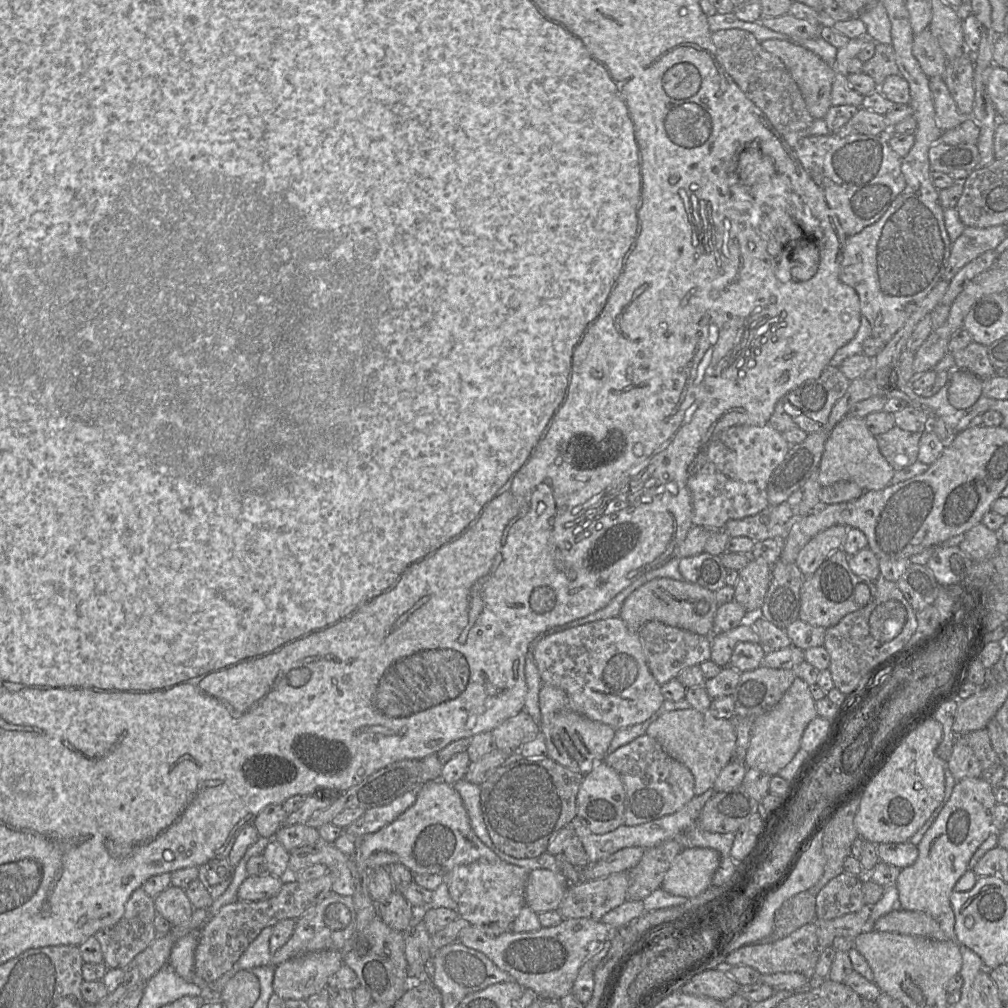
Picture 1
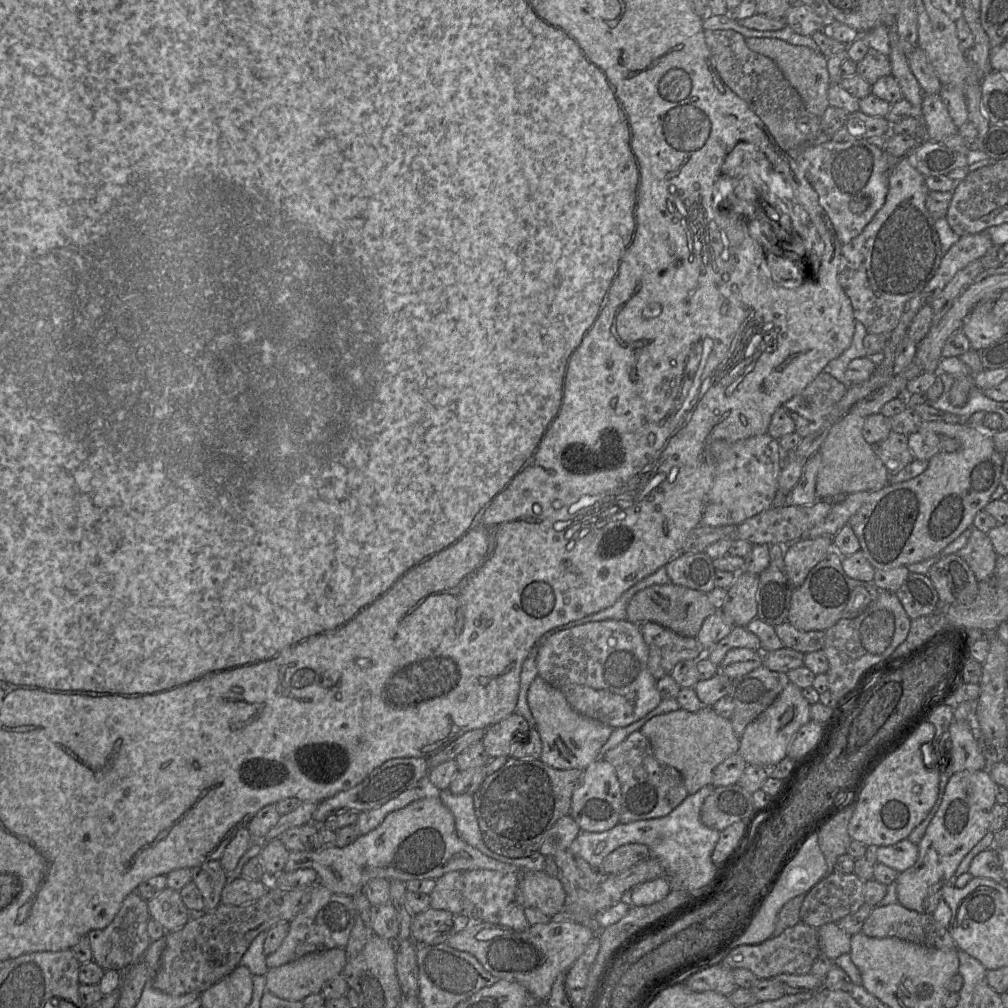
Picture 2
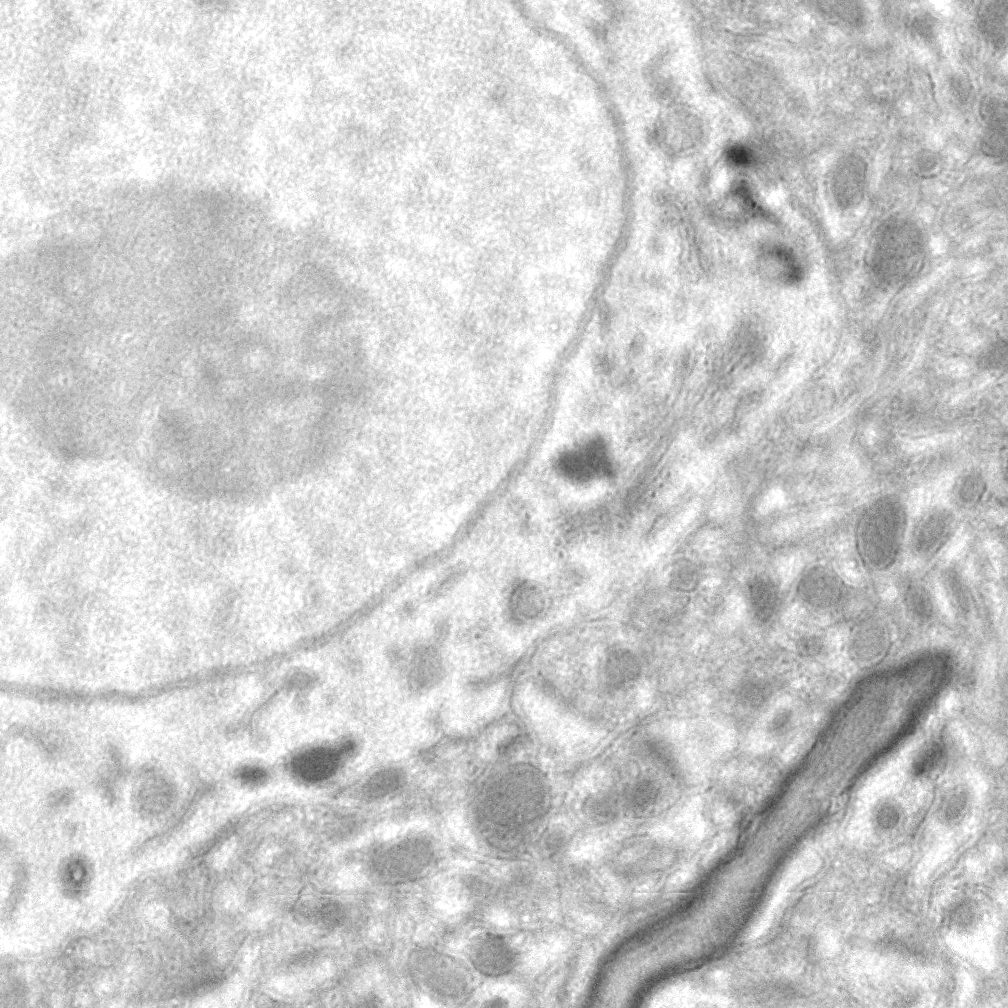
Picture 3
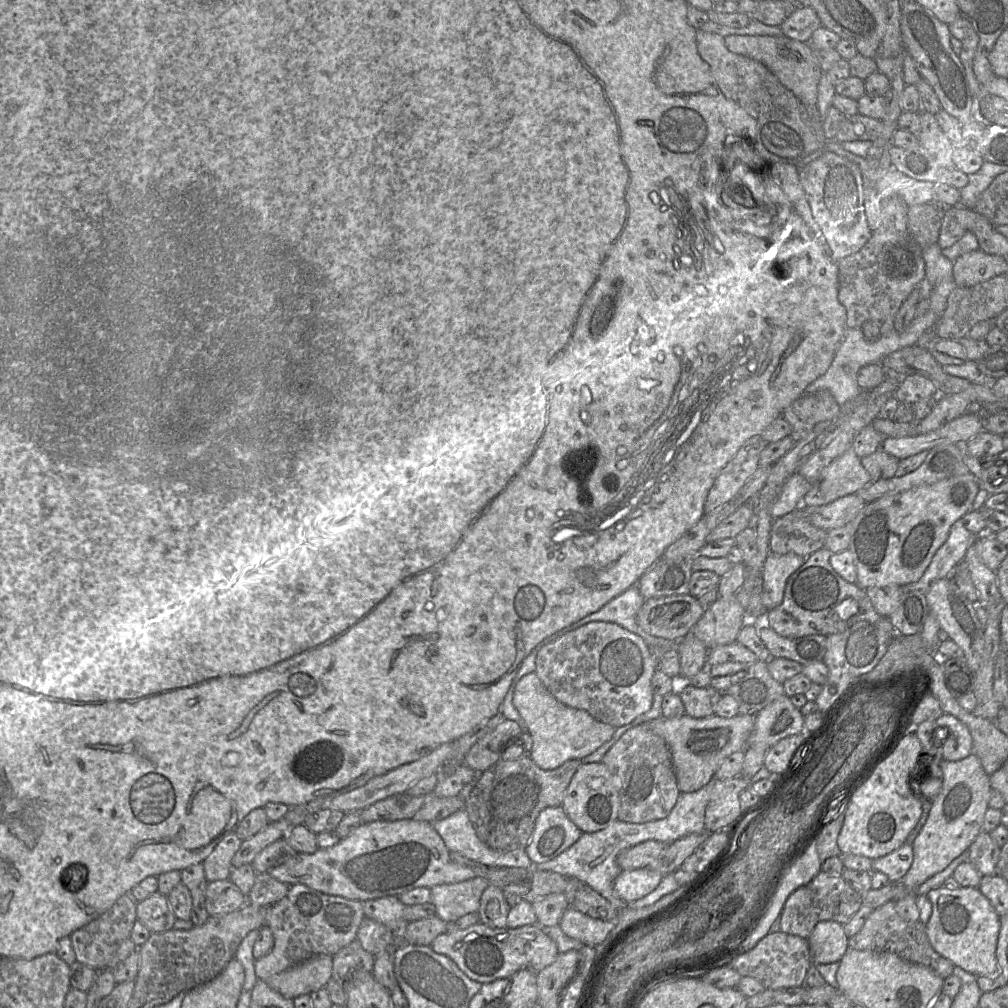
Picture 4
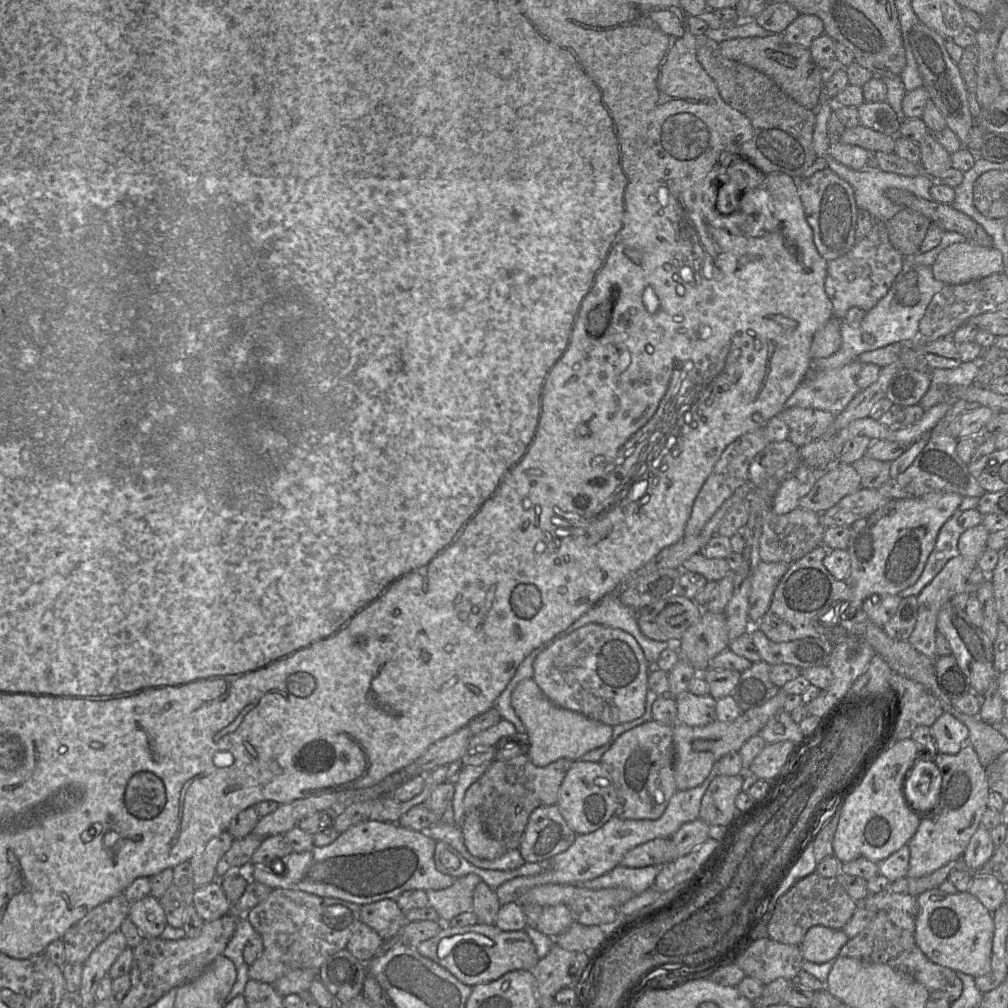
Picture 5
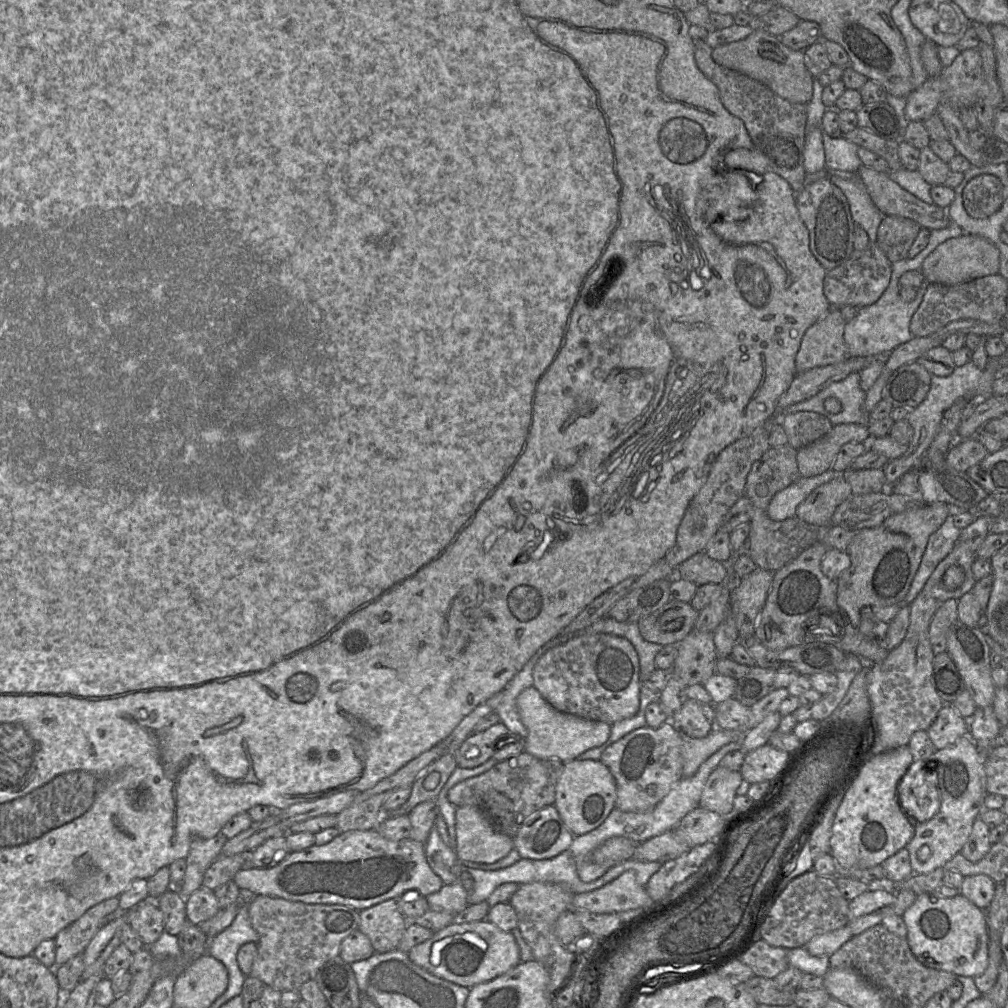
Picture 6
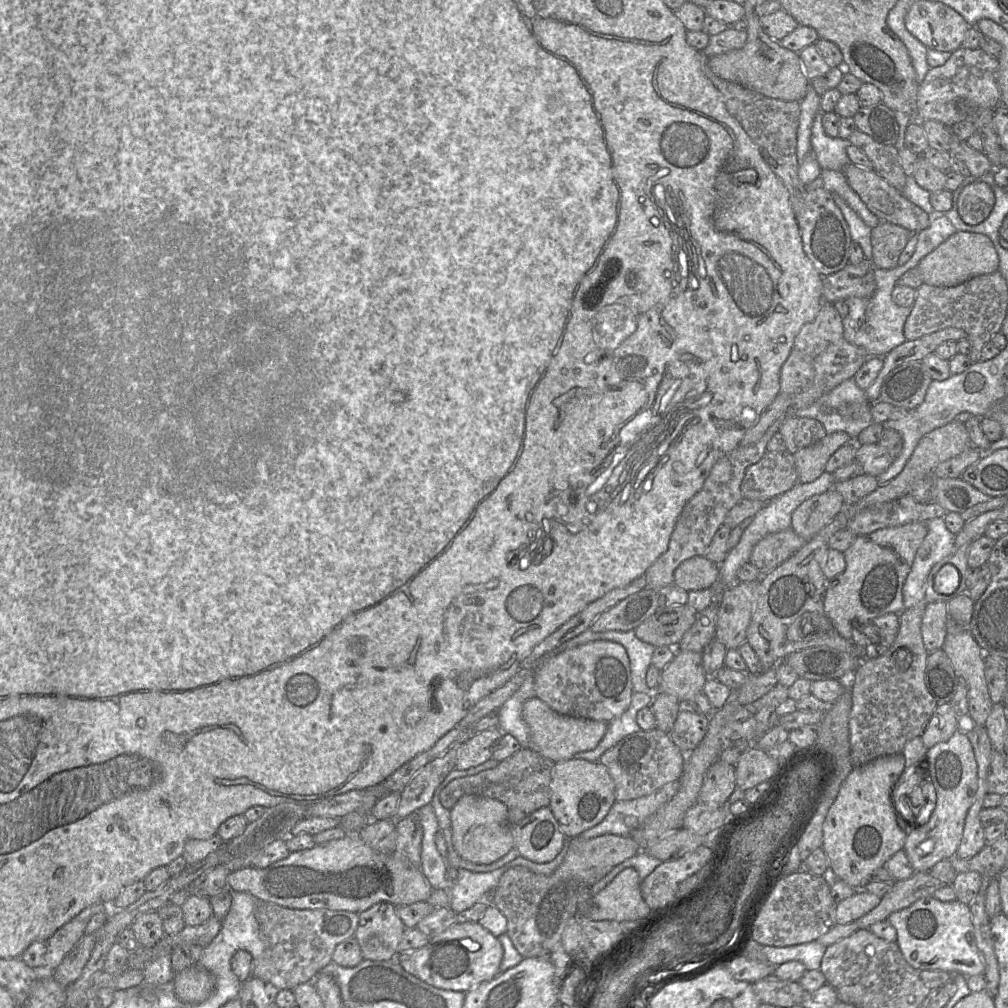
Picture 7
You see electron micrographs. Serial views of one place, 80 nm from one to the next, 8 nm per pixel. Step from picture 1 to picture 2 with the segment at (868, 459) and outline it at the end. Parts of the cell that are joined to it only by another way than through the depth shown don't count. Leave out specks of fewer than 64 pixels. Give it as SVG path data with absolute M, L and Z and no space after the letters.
M848 412L830 429L819 448L822 464L816 481L818 500L829 500L837 495L851 495L856 492L877 492L888 485L889 474L875 453L875 447L865 441L862 435L865 418Z

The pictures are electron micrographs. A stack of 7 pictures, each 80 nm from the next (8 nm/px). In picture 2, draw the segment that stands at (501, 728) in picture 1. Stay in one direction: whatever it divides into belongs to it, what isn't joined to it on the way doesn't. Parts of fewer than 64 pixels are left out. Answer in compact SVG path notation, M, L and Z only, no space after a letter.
M515 712L486 728L482 743L490 760L510 756L515 741L527 740L528 731L526 719Z

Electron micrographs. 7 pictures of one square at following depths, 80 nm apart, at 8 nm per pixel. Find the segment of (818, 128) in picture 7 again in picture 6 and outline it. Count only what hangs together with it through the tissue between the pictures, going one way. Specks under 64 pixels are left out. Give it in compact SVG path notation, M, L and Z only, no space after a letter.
M823 131L823 145L825 168L857 172L862 167L862 162L857 155L859 146L845 137L830 137Z

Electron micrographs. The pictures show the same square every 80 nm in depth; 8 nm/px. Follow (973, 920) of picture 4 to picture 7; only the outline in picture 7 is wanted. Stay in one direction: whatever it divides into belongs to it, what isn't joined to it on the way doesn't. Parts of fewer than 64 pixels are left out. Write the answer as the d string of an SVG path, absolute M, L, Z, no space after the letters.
M924 897L911 906L891 914L887 921L896 929L898 944L905 960L915 969L961 973L966 978L984 975L979 956L970 907L958 900L942 902Z

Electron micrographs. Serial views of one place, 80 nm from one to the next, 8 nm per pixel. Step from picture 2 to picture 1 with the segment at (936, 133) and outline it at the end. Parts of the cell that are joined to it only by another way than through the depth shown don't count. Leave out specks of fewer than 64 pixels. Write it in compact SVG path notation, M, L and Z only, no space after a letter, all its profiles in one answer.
M943 76L930 78L930 91L935 109L937 126L942 132L960 127L964 117L959 113Z

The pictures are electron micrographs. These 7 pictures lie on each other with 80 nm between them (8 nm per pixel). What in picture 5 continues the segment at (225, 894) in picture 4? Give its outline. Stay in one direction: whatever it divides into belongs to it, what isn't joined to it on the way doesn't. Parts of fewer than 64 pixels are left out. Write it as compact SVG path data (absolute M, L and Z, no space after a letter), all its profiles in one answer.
M218 880L197 888L193 894L192 904L205 923L229 914L232 906Z

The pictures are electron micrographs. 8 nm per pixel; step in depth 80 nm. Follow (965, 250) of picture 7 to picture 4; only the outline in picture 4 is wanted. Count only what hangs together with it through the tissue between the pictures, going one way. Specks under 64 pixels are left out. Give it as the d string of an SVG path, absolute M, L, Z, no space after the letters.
M977 249L953 261L952 275L956 286L968 287L1004 275L1006 266L1004 257Z

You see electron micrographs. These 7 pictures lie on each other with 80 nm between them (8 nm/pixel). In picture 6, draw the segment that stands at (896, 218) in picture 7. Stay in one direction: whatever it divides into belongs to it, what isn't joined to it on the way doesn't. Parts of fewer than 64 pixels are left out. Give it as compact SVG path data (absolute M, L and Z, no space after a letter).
M862 166L857 174L876 207L885 216L899 216L929 230L946 228L951 220L946 209L927 204L900 187L887 173Z

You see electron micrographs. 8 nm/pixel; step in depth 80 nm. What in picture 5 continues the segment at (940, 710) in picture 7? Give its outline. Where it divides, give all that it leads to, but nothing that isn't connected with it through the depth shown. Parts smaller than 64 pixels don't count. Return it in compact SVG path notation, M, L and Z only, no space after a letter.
M944 712L930 730L938 753L955 755L968 743L968 728L948 712Z

